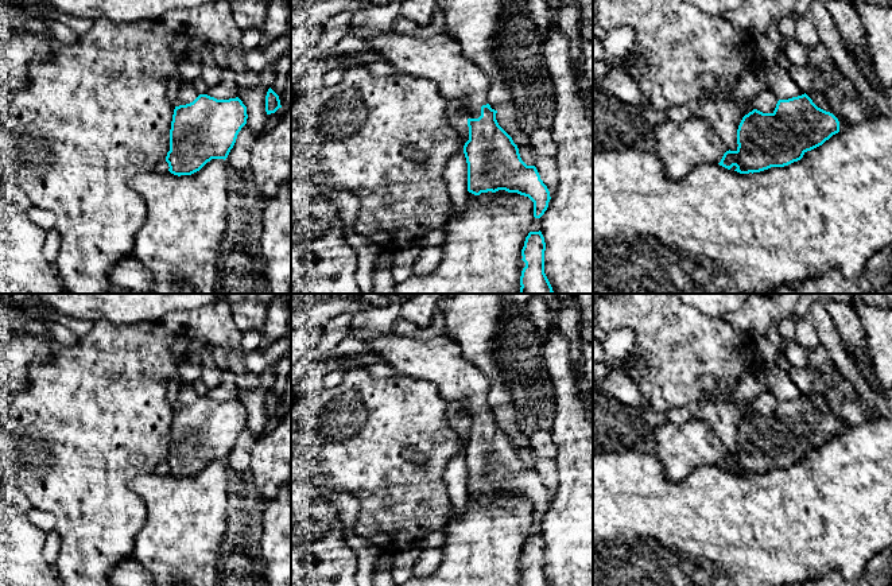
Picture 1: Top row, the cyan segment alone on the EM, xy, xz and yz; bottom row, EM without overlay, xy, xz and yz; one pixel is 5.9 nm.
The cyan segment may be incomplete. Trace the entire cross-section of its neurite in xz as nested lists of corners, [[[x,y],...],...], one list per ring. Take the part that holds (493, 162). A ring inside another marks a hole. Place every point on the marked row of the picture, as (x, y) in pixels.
[[[349,26],[346,34],[362,39],[369,46],[369,50],[379,53],[384,62],[395,66],[397,74],[430,79],[437,84],[446,102],[457,101],[468,108],[469,140],[464,145],[464,154],[468,163],[469,193],[474,195],[499,190],[517,193],[534,202],[535,218],[540,218],[544,214],[551,199],[547,186],[540,179],[536,167],[527,166],[521,160],[517,145],[496,120],[497,110],[488,104],[486,94],[495,77],[468,59],[454,38],[445,32],[427,39],[399,35],[389,30],[383,34],[375,34],[368,28],[357,28],[354,26]]]

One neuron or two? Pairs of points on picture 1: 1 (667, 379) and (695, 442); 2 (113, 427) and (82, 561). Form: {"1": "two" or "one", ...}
{"1": "two", "2": "one"}

